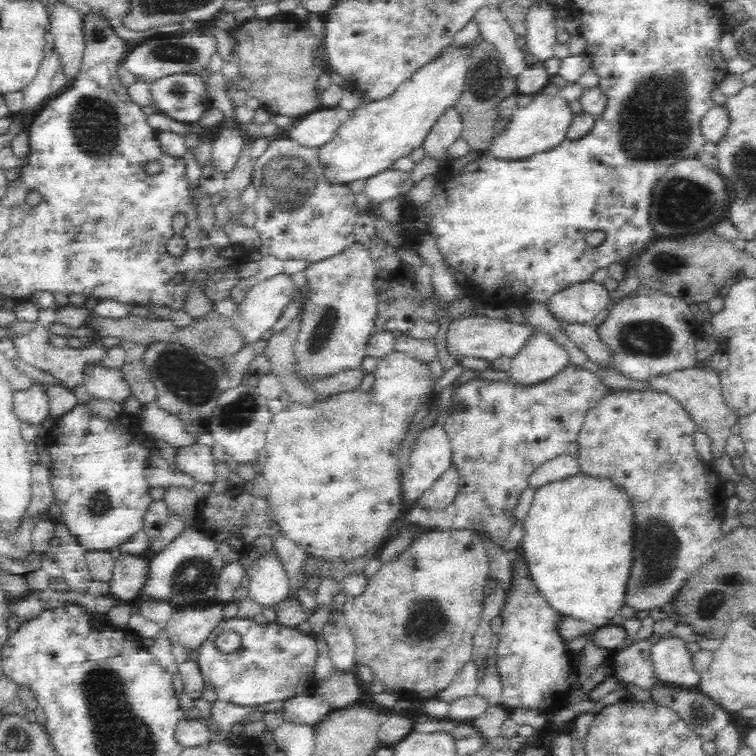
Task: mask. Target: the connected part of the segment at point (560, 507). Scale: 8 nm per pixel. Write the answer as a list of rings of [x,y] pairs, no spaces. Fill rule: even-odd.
[[[573,474],[565,476],[556,482],[549,482],[544,486],[539,486],[534,490],[534,498],[532,498],[532,504],[528,510],[528,515],[523,519],[522,524],[522,539],[519,542],[517,552],[521,556],[521,562],[525,566],[525,576],[537,590],[537,593],[549,604],[549,608],[560,614],[572,616],[577,619],[582,619],[592,624],[595,628],[604,626],[611,622],[611,619],[618,609],[624,605],[624,591],[625,582],[628,578],[628,560],[630,558],[630,550],[628,550],[628,526],[630,526],[632,517],[632,511],[630,511],[630,505],[626,501],[626,496],[621,490],[613,488],[609,484],[609,480],[600,480],[599,478],[592,478],[591,476],[584,476],[583,474]]]

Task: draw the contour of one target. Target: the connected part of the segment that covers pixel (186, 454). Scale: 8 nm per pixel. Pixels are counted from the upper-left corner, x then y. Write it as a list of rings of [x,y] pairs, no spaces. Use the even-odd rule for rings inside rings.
[[[195,442],[190,446],[176,448],[173,464],[178,471],[192,477],[195,482],[210,483],[216,477],[215,461],[211,455],[211,448],[206,444]]]

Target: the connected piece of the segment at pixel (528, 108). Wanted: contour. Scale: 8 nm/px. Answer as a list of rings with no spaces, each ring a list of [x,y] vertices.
[[[540,91],[531,95],[530,104],[516,108],[506,128],[494,136],[494,146],[489,152],[500,158],[526,158],[531,154],[550,150],[567,139],[567,130],[575,117],[570,102],[558,92]]]

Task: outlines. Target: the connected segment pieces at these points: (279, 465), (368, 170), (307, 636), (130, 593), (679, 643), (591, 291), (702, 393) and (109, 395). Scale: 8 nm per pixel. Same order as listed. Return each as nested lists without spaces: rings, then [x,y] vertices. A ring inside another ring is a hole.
[[[392,349],[378,360],[375,371],[376,381],[372,392],[361,394],[359,391],[346,392],[345,394],[329,396],[328,400],[324,398],[318,405],[306,407],[305,405],[286,405],[278,414],[272,417],[267,429],[267,438],[265,439],[264,450],[266,451],[266,460],[262,470],[264,480],[267,482],[270,492],[269,500],[273,514],[275,515],[276,527],[280,528],[282,536],[296,542],[300,548],[304,549],[308,556],[333,559],[351,559],[364,554],[372,545],[383,543],[387,539],[387,531],[392,526],[396,518],[400,518],[402,512],[405,512],[400,499],[399,472],[397,468],[398,449],[400,442],[405,437],[404,420],[410,417],[416,410],[420,402],[427,403],[433,396],[434,381],[428,363],[421,362],[414,355],[406,351]]]
[[[448,46],[448,50],[434,58],[432,62],[420,67],[407,81],[393,90],[392,94],[377,99],[364,99],[349,111],[347,117],[337,126],[331,139],[317,148],[317,158],[322,170],[321,178],[328,186],[347,185],[361,179],[393,168],[399,158],[410,155],[414,148],[420,147],[430,127],[438,115],[448,105],[456,104],[465,79],[465,47]]]
[[[224,618],[208,636],[208,639],[198,650],[198,657],[195,660],[204,682],[216,692],[216,698],[236,703],[240,706],[250,706],[252,708],[268,702],[284,702],[287,698],[303,693],[313,694],[316,691],[318,682],[315,678],[316,660],[320,656],[317,650],[315,638],[312,633],[302,632],[298,627],[284,626],[278,621],[266,622],[261,618]],[[225,631],[234,631],[240,635],[240,646],[236,651],[224,653],[215,646],[217,636]]]
[[[121,553],[115,559],[112,576],[107,580],[109,596],[114,599],[132,600],[144,582],[147,564],[139,555]]]
[[[668,638],[650,646],[654,686],[696,691],[701,673],[694,670],[691,653],[680,638]]]
[[[592,277],[587,278],[582,282],[575,282],[572,284],[567,284],[562,290],[559,290],[554,294],[554,296],[550,296],[550,300],[547,301],[552,302],[552,308],[548,308],[548,312],[552,313],[552,316],[556,318],[556,320],[570,320],[570,322],[588,322],[588,324],[592,323],[592,319],[602,310],[612,304],[612,298],[610,296],[610,291],[608,287],[602,282],[596,282]]]
[[[699,365],[693,368],[666,372],[666,374],[652,376],[652,378],[643,381],[648,389],[666,394],[680,404],[680,407],[694,423],[695,431],[704,432],[710,438],[711,455],[714,457],[722,456],[725,453],[728,438],[732,434],[731,427],[738,422],[739,418],[734,415],[734,412],[723,400],[719,380],[718,372],[709,369],[705,365]]]
[[[104,367],[87,369],[83,386],[95,399],[110,399],[114,404],[123,405],[133,397],[130,381],[120,370]]]

